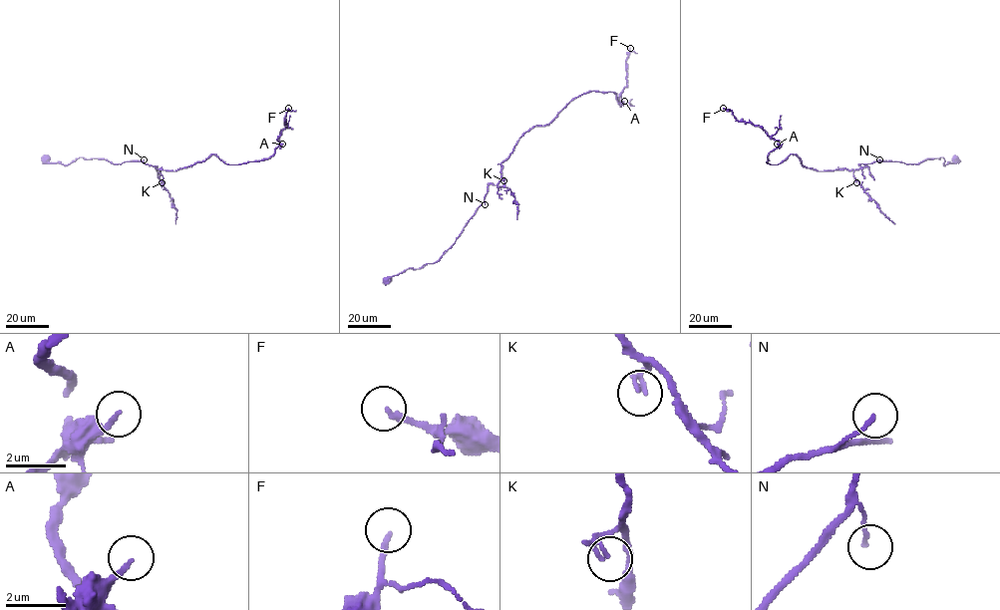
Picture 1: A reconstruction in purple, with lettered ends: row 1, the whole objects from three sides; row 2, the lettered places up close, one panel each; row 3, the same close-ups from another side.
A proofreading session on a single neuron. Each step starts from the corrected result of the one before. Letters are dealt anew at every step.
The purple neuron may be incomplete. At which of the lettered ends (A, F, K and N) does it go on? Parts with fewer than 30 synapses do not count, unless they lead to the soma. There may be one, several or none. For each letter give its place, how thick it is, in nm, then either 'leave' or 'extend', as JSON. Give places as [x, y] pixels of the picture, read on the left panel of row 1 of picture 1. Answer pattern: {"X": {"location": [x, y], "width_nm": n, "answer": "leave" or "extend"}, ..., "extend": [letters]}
{"A": {"location": [282, 144], "width_nm": 160, "answer": "leave"}, "F": {"location": [288, 108], "width_nm": 200, "answer": "extend"}, "K": {"location": [162, 182], "width_nm": 90, "answer": "leave"}, "N": {"location": [144, 159], "width_nm": 130, "answer": "leave"}, "extend": ["F"]}

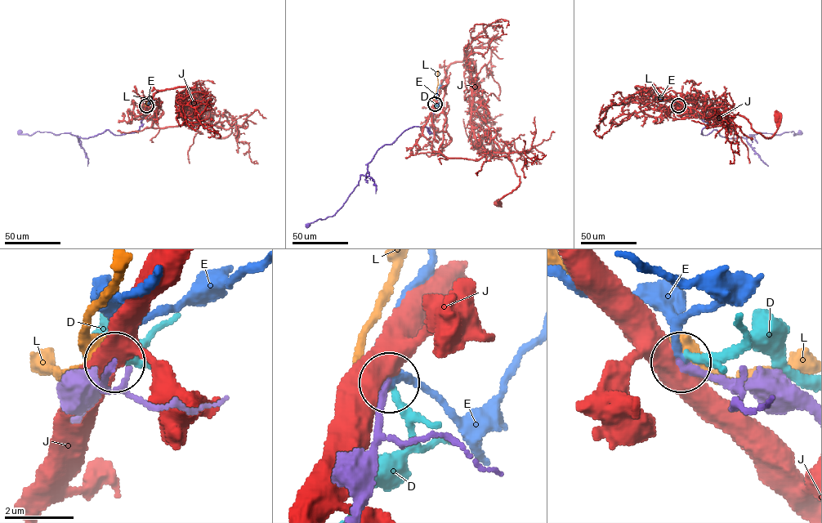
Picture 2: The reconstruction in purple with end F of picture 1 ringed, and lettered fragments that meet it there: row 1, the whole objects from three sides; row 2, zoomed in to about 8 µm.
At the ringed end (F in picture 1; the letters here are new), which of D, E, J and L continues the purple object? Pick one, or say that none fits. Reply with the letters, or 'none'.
E

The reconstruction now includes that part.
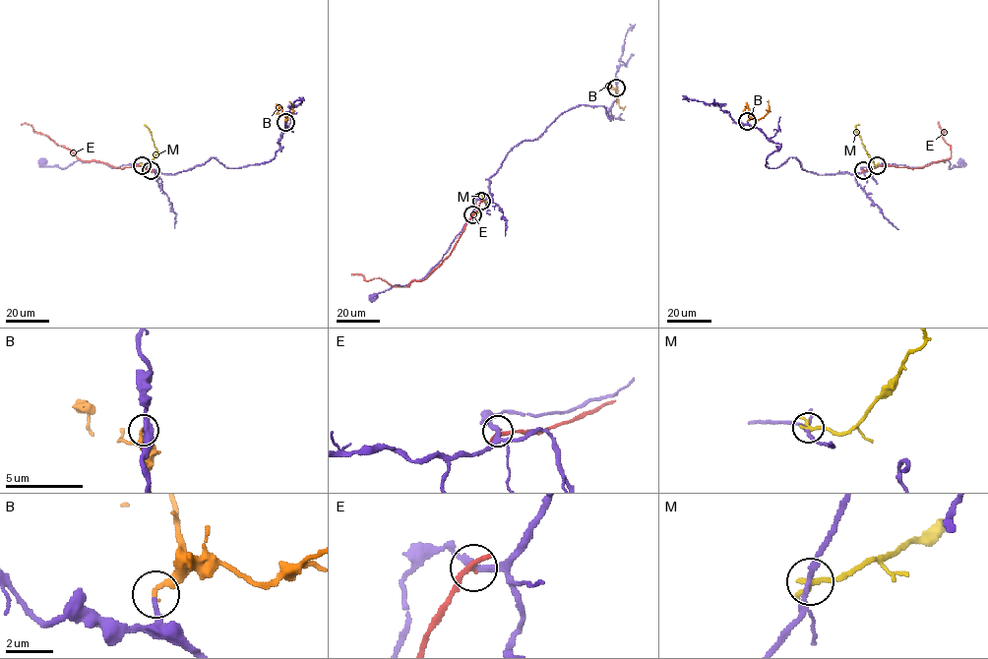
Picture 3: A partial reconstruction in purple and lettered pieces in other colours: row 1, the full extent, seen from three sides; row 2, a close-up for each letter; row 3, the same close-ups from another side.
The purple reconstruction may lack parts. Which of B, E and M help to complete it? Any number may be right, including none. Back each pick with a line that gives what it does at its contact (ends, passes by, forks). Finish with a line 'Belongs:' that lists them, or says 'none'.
B: it ends
Belongs: B

